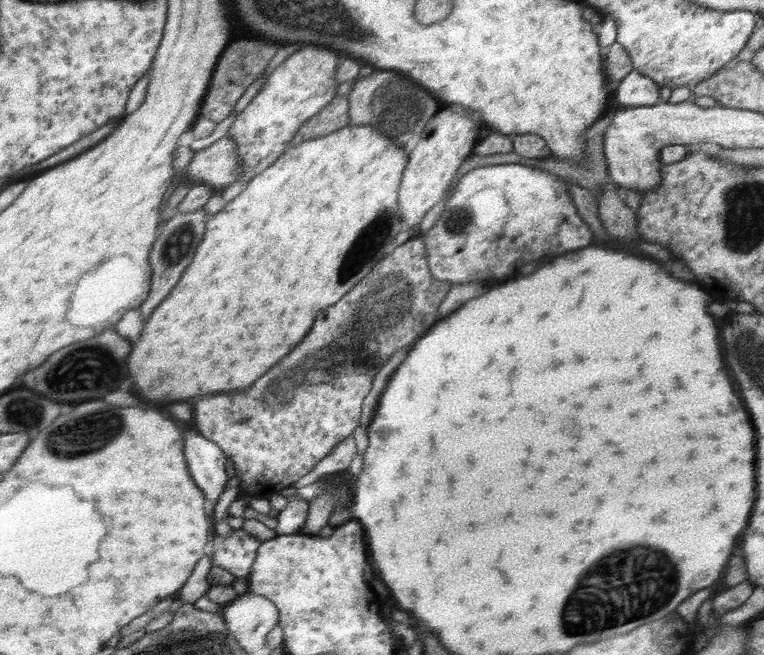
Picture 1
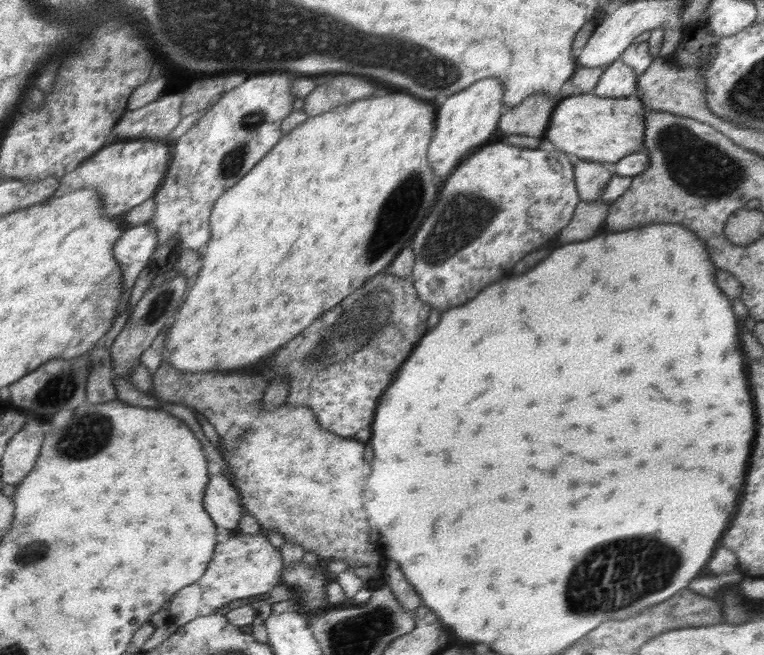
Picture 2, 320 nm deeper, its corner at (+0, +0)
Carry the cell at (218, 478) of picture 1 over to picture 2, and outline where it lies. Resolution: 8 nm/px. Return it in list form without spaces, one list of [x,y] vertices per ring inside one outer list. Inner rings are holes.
[[[212,475],[208,486],[208,514],[216,518],[216,526],[222,526],[232,533],[238,531],[238,522],[242,518],[241,497],[230,480],[224,475]]]

